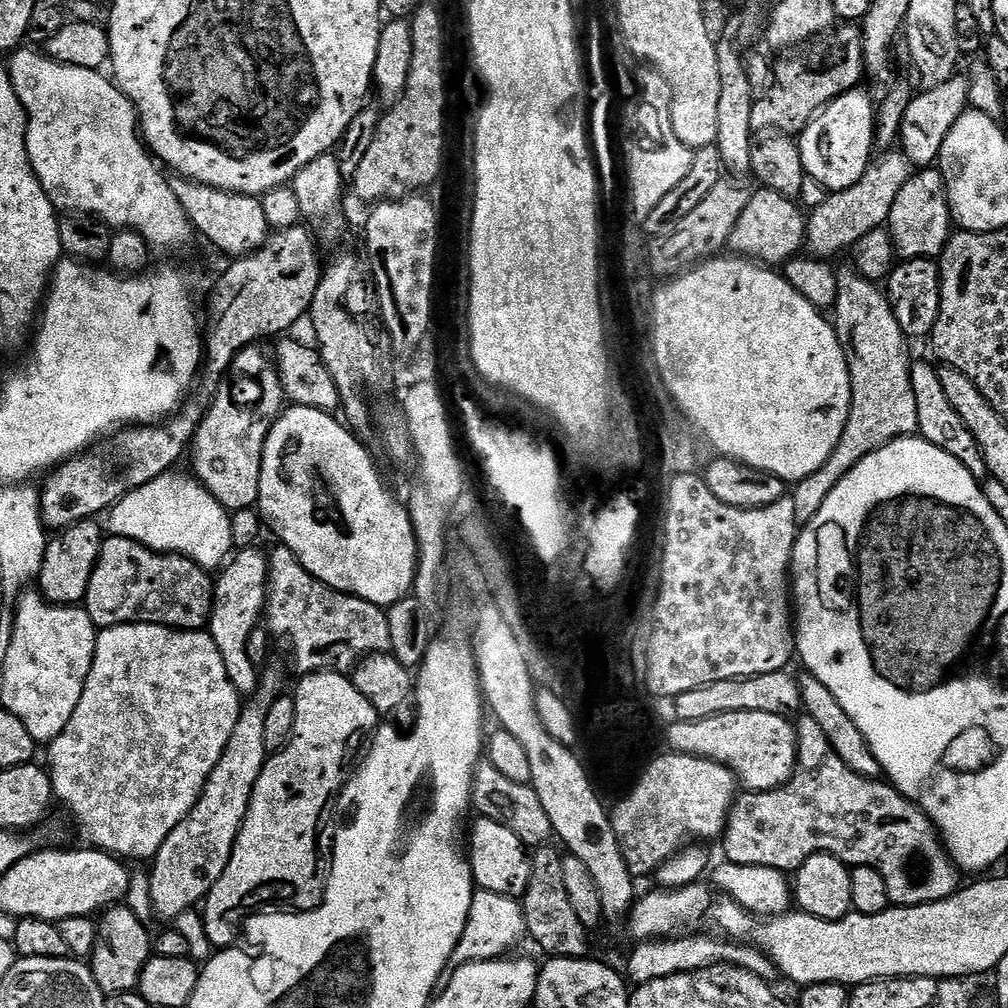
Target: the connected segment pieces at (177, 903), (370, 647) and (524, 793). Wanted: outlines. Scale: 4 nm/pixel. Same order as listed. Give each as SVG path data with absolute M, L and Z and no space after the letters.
M265 675L260 687L249 699L253 700L249 704L247 701L246 706L241 707L240 717L234 726L234 734L230 734L230 742L226 742L226 750L222 750L222 758L218 758L218 766L214 766L198 802L190 810L190 814L186 814L186 818L182 818L182 822L178 822L178 826L174 826L170 838L166 838L166 842L162 842L162 846L156 851L156 855L151 861L150 898L152 899L152 911L157 917L161 916L162 919L168 920L164 922L176 922L176 919L183 912L190 911L195 904L197 907L207 896L208 891L212 889L214 882L218 882L218 878L222 878L222 870L226 870L226 866L230 862L234 842L238 838L240 827L246 818L246 810L250 806L254 786L258 782L258 774L262 774L264 764L270 755L262 737L264 737L266 710L274 703L277 695L278 689L276 689L275 678Z
M276 546L270 552L267 590L267 631L292 648L297 673L330 671L348 674L360 657L390 649L390 626L385 609L318 582L318 578L310 575L288 548Z
M487 762L476 765L476 777L472 780L472 808L480 811L479 815L483 819L498 822L506 826L506 830L514 830L514 834L518 834L524 847L529 850L547 845L553 839L550 814L546 814L542 806L542 798L538 798L532 785L510 782L506 774L494 770L494 766Z

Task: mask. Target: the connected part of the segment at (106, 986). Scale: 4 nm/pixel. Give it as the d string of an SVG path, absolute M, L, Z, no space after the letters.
M113 906L99 917L100 936L90 957L90 967L105 997L137 991L140 975L146 962L152 959L153 937L148 936L149 925L140 920L126 906Z

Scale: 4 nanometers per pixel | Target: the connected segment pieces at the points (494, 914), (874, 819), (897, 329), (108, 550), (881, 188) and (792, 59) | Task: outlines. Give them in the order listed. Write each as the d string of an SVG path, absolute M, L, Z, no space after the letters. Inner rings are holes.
M477 889L472 896L470 914L467 915L466 928L462 938L459 939L458 946L455 947L454 954L451 955L446 969L439 976L435 991L439 993L446 990L454 974L463 965L472 964L474 961L499 959L507 955L509 953L507 951L522 938L525 939L526 935L523 905L515 897Z
M807 714L801 715L794 727L798 753L796 772L780 788L769 792L745 791L737 795L732 813L728 815L728 827L722 837L723 859L729 864L772 867L782 873L792 874L804 865L806 858L819 852L829 852L843 864L870 866L878 870L878 874L886 878L889 901L901 908L938 902L957 891L957 873L948 853L944 851L932 819L883 779L859 776L854 770L850 770L850 766L846 766L846 762L838 758L826 734L822 734L822 729L818 727L818 722L814 722ZM919 852L920 860L924 863L924 873L920 880L916 880L915 874L908 872L908 867Z
M841 267L838 272L834 327L850 370L852 405L846 430L842 430L834 454L830 454L814 474L795 481L793 488L796 489L791 489L794 518L800 526L812 521L814 514L822 510L822 502L826 502L830 490L834 490L862 458L901 436L915 436L918 432L918 406L914 403L914 386L910 380L914 356L908 353L909 337L905 336L902 326L898 326L898 318L894 318L887 295L881 289L879 292L873 281L848 268Z
M109 535L91 575L84 607L97 629L156 624L180 631L201 631L212 616L215 583L209 571L176 553L156 552L125 536Z
M888 150L877 155L866 170L866 174L844 191L829 193L826 200L807 217L805 249L817 259L831 259L842 250L855 247L872 229L883 227L888 220L890 209L898 196L898 190L912 176L914 169L899 150Z
M856 22L837 23L811 46L801 47L795 54L781 56L784 57L774 64L770 90L752 105L753 129L791 130L799 134L824 105L837 100L842 94L859 89L860 79L866 76L864 33L861 25Z

